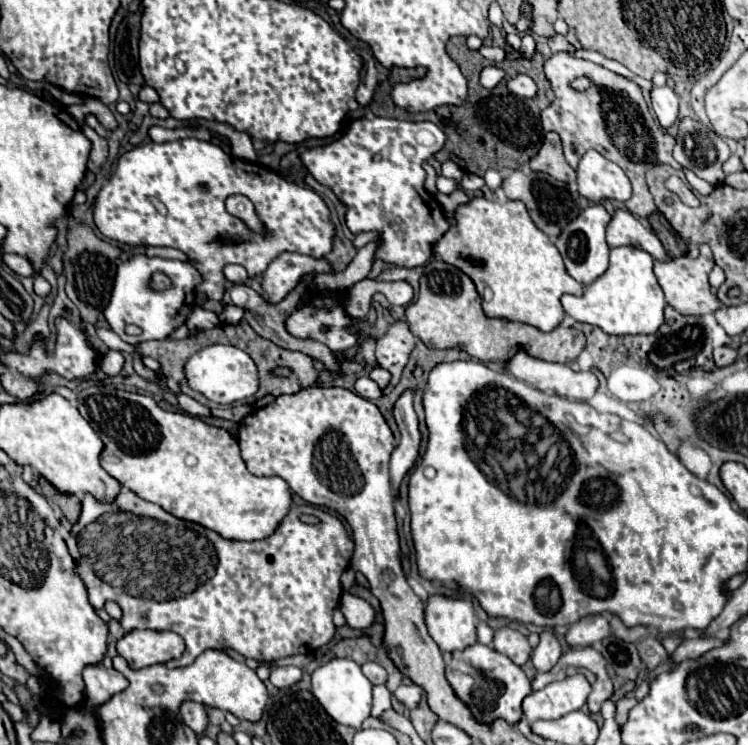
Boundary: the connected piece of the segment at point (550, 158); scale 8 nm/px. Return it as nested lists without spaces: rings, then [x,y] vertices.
[[[546,133],[544,145],[536,153],[536,157],[530,159],[530,167],[534,171],[542,171],[542,173],[548,173],[548,175],[556,177],[558,181],[568,183],[568,181],[576,179],[576,171],[564,159],[562,143],[560,143],[558,133]]]

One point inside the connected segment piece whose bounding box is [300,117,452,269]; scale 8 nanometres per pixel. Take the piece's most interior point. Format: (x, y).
(375, 168)

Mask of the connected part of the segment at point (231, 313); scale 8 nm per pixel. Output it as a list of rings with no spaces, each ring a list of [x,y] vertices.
[[[224,305],[224,311],[220,313],[220,321],[230,323],[230,325],[236,325],[242,317],[244,317],[244,311],[236,305]]]

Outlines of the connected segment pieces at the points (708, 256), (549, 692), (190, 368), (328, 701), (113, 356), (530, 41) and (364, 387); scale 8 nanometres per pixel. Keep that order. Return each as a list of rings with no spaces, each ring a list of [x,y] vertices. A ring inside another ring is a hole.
[[[700,245],[700,255],[695,259],[681,256],[666,261],[654,261],[654,273],[666,295],[668,305],[672,305],[682,315],[704,315],[720,309],[720,301],[712,293],[712,287],[708,283],[708,273],[712,271],[712,267],[714,267],[714,259],[708,245]]]
[[[584,675],[554,681],[540,691],[532,691],[522,701],[524,719],[530,723],[538,719],[558,719],[566,713],[582,709],[588,695],[590,683],[584,679]]]
[[[220,343],[208,345],[186,361],[184,375],[190,381],[190,387],[194,391],[202,393],[206,399],[210,399],[214,403],[230,405],[234,401],[242,401],[258,391],[258,369],[252,359],[246,359],[246,355],[248,353],[244,353],[242,349],[236,349],[232,345],[220,345]],[[216,357],[220,359],[218,363],[216,363]]]
[[[332,659],[318,667],[312,673],[312,693],[334,721],[354,729],[360,729],[362,721],[370,715],[372,709],[372,683],[366,679],[360,665],[352,659]]]
[[[108,351],[104,357],[102,357],[102,371],[110,377],[118,375],[122,371],[122,365],[124,365],[124,357],[122,353],[118,351]]]
[[[524,33],[524,35],[522,35],[520,53],[522,53],[524,57],[532,57],[532,55],[534,55],[534,51],[536,51],[536,41],[534,41],[534,37],[532,37],[530,33]]]
[[[360,377],[358,381],[356,381],[356,393],[360,395],[360,397],[364,397],[364,399],[370,399],[370,401],[376,401],[376,399],[380,399],[380,395],[382,395],[382,391],[380,391],[380,387],[372,381],[372,379],[368,379],[368,377]]]

